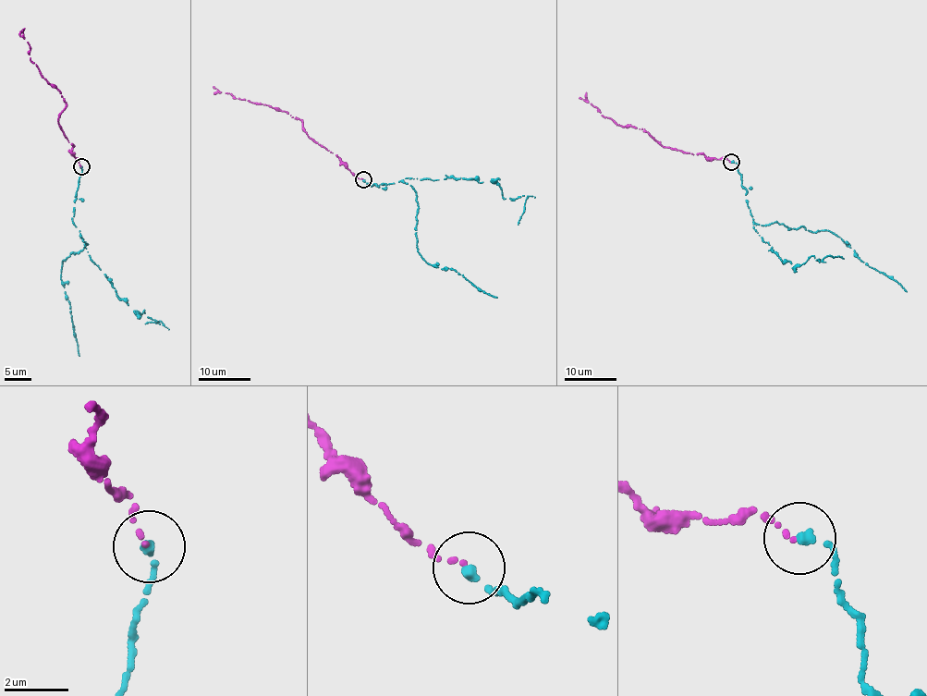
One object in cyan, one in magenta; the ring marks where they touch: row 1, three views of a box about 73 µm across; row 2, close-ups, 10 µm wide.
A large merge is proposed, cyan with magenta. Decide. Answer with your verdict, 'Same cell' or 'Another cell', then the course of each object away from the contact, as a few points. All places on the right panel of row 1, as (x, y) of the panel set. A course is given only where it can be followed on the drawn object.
Same cell. Course of cyan: (732, 162), (757, 224), (774, 222), (835, 233), (861, 261), (906, 291). Course of magenta: (730, 162), (660, 144), (644, 129), (622, 127), (604, 118), (586, 100), (586, 92)

